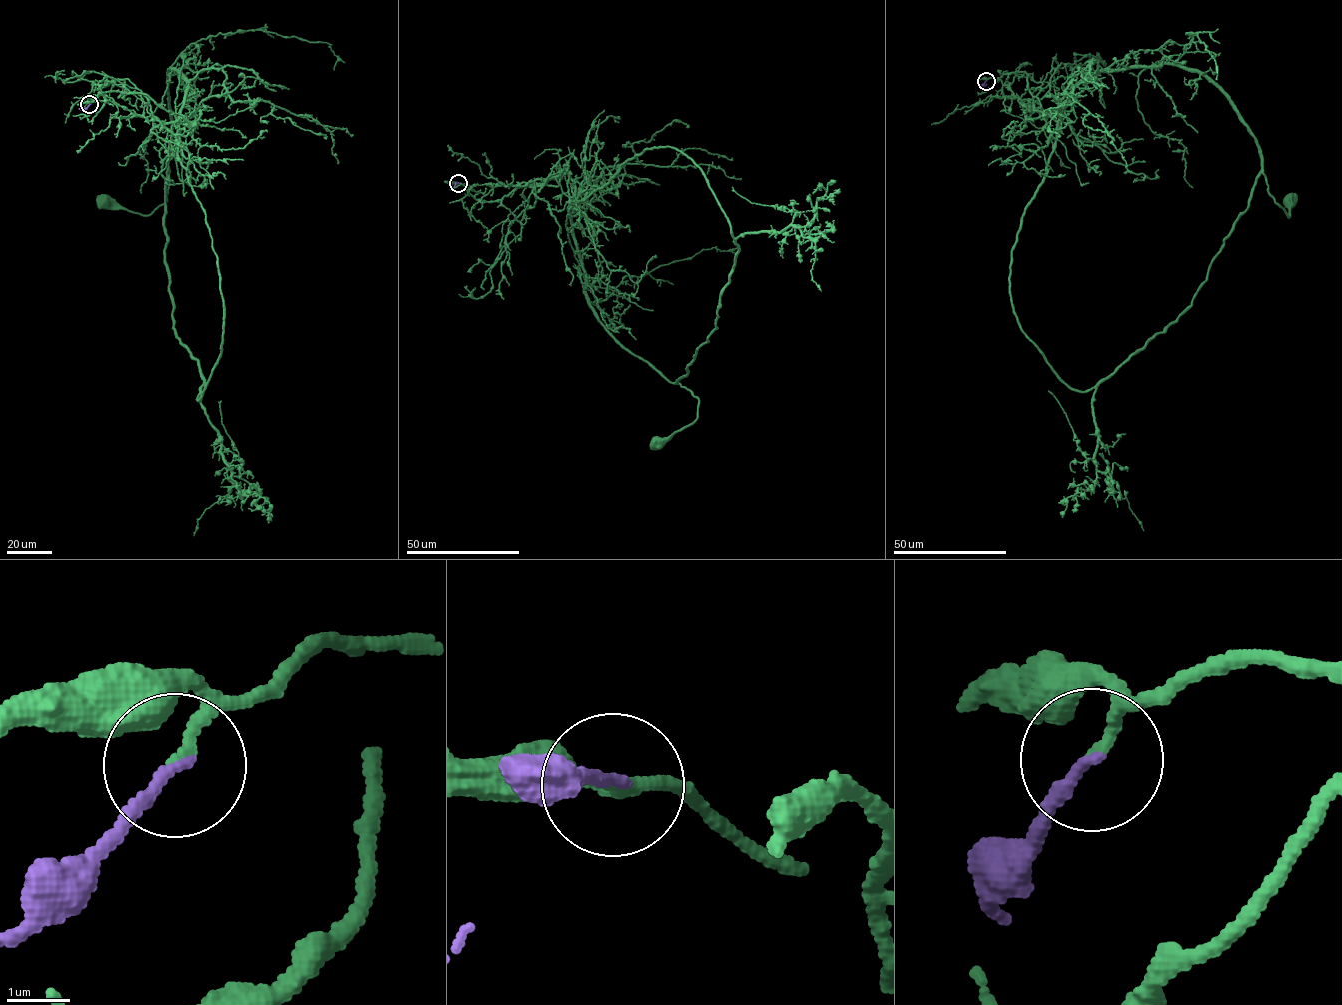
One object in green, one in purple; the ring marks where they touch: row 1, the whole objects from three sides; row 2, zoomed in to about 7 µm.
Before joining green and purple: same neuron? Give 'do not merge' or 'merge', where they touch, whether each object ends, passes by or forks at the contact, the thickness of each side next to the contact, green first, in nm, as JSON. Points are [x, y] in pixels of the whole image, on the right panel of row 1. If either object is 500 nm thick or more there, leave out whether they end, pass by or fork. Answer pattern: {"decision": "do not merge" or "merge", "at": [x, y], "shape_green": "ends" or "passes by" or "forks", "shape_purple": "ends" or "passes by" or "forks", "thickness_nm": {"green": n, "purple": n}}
{"decision": "merge", "at": [986, 81], "shape_green": "ends", "shape_purple": "ends", "thickness_nm": {"green": 150, "purple": 180}}

